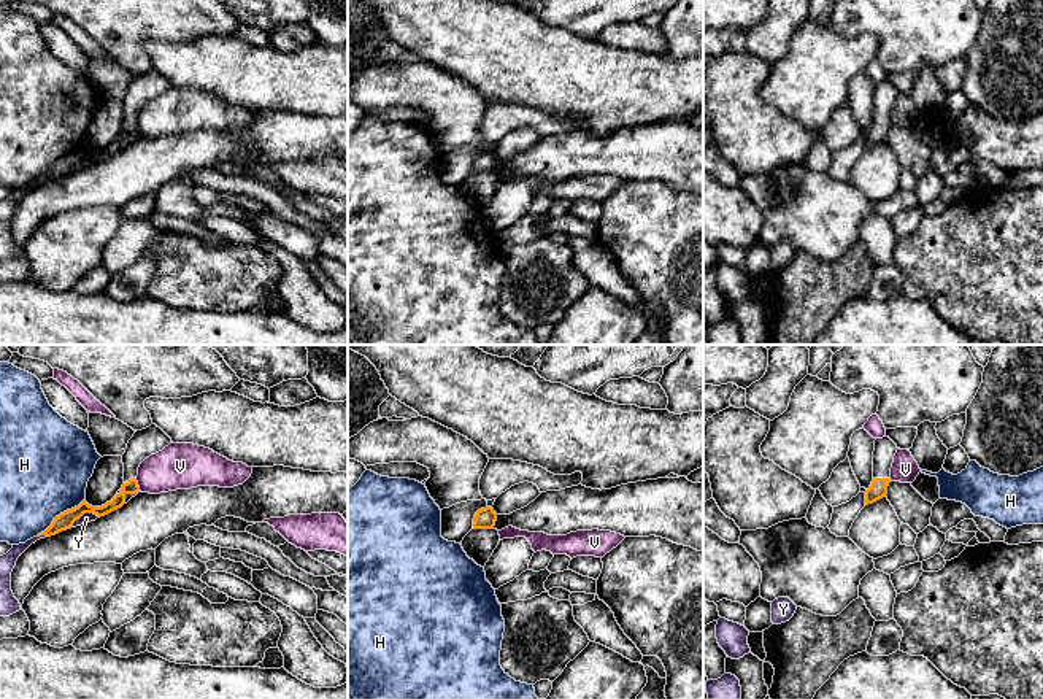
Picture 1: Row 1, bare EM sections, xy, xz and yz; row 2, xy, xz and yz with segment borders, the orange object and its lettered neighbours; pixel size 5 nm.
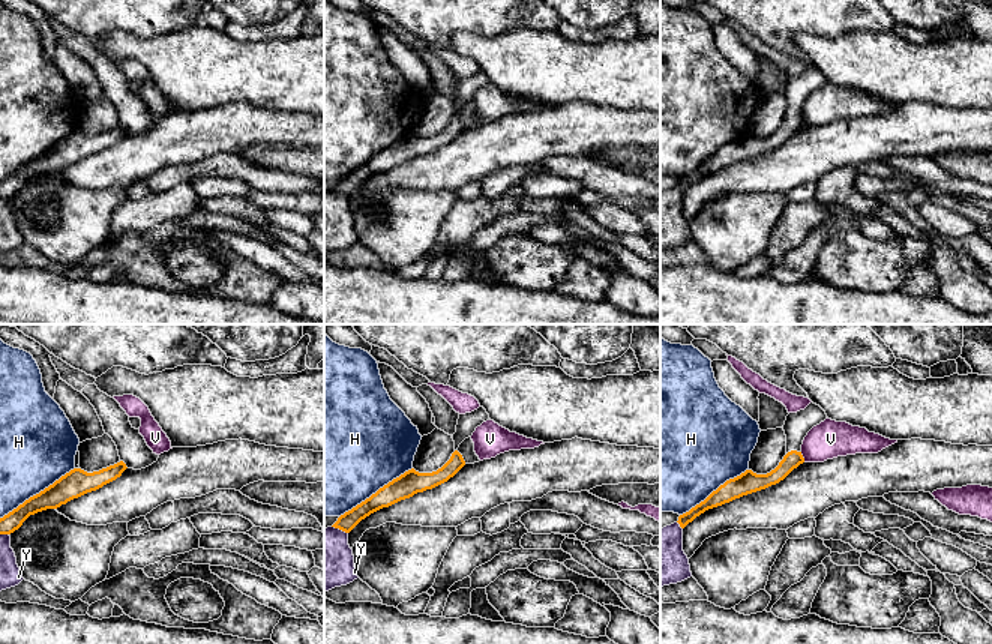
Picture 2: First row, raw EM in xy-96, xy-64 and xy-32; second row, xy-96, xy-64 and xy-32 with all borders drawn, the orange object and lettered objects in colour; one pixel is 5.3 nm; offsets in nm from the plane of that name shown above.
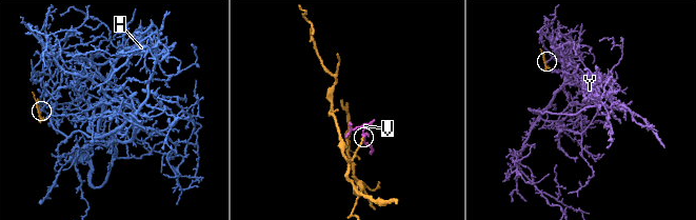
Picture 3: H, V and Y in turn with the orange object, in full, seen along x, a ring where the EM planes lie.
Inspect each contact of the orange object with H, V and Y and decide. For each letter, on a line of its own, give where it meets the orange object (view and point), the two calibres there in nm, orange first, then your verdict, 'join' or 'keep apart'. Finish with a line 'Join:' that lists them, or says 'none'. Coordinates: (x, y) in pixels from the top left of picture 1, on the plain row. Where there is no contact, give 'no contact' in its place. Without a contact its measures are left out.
H: xy (59, 159) | 90/460 nm | keep apart
V: xy (137, 129) | 70/240 nm | keep apart
Y: xy (84, 156) | 90/50 nm | keep apart
Join: none

